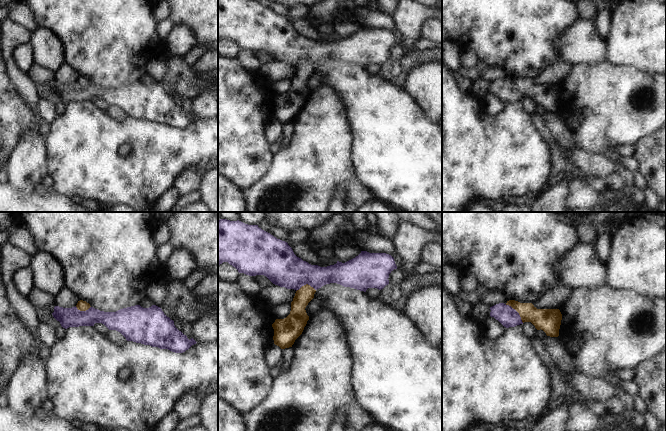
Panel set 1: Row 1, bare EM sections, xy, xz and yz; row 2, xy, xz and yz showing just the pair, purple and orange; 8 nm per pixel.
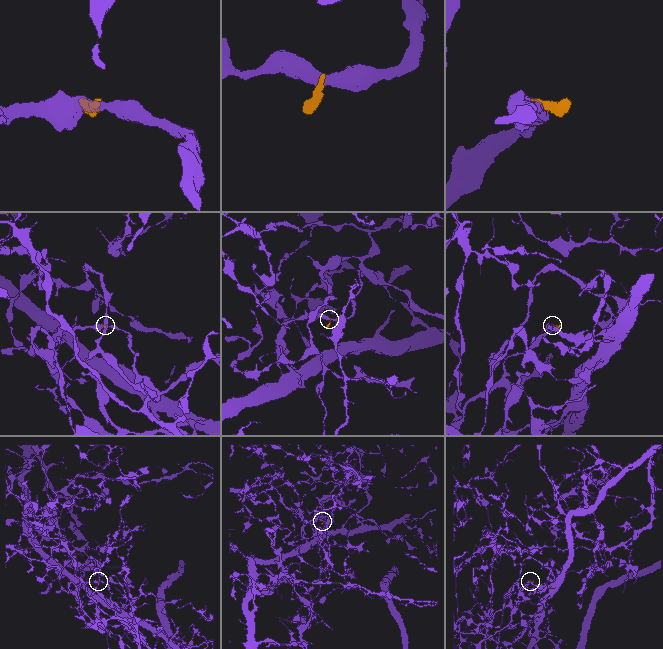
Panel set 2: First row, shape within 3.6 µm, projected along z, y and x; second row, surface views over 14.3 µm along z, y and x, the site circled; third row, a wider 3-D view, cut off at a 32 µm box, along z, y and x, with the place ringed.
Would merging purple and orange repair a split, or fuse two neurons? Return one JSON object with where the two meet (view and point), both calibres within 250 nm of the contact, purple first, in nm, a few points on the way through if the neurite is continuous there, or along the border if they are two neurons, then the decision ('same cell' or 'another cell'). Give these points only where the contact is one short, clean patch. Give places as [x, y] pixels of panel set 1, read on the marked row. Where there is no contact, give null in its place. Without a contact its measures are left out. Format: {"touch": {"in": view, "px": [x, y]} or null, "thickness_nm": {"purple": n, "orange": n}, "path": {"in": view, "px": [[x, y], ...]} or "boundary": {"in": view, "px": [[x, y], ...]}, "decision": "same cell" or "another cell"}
{"touch": {"in": "yz", "px": [516, 311]}, "thickness_nm": {"purple": 160, "orange": 180}, "path": {"in": "yz", "px": [[506, 315], [516, 311], [527, 312], [545, 319]]}, "decision": "same cell"}

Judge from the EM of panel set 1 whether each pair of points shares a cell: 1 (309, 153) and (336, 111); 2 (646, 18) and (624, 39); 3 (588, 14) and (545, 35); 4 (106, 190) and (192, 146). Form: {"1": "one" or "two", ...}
{"1": "one", "2": "one", "3": "two", "4": "one"}

